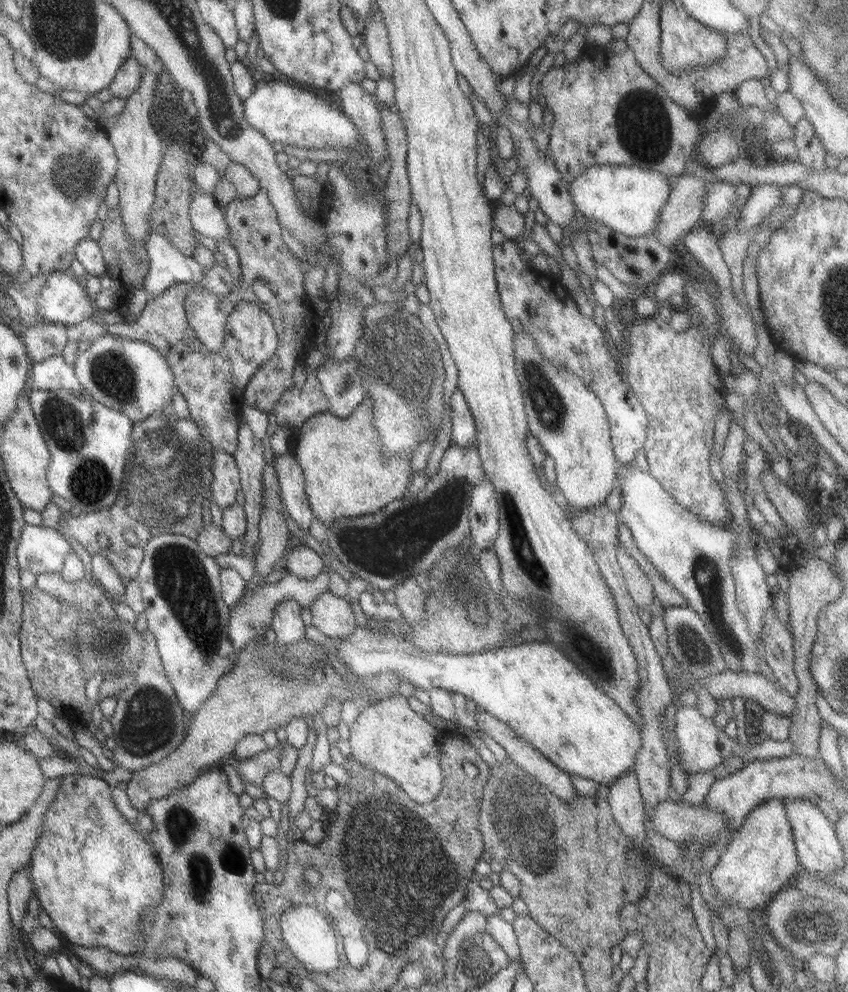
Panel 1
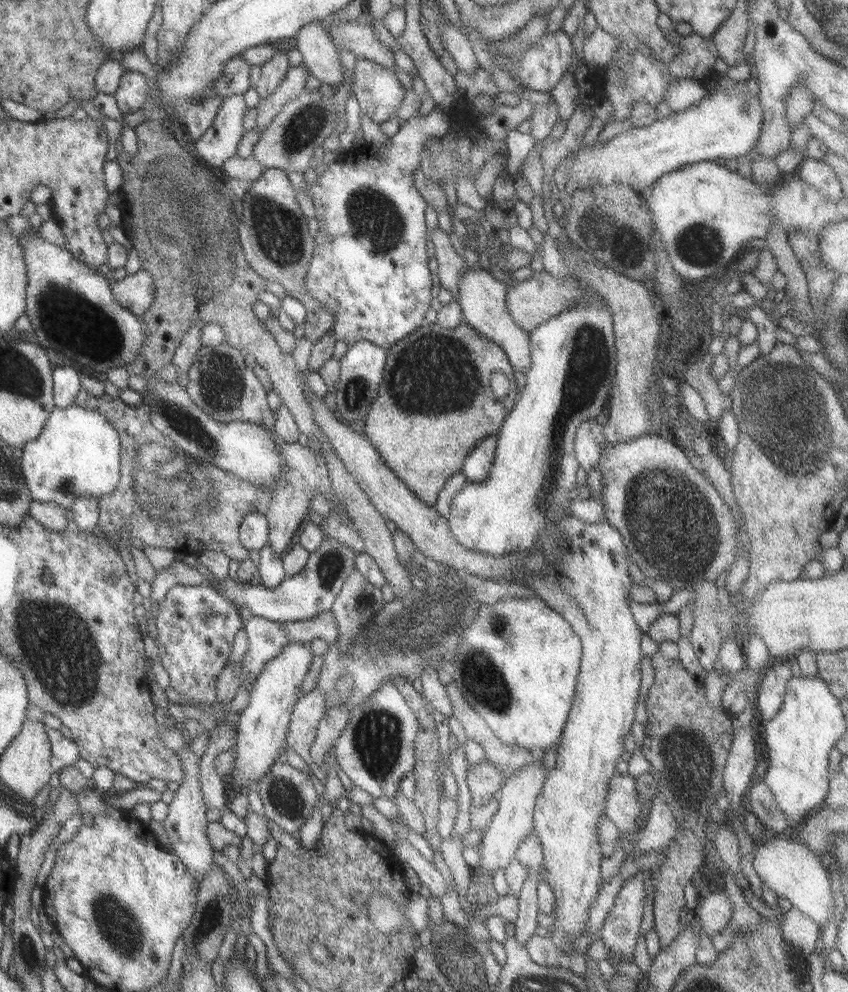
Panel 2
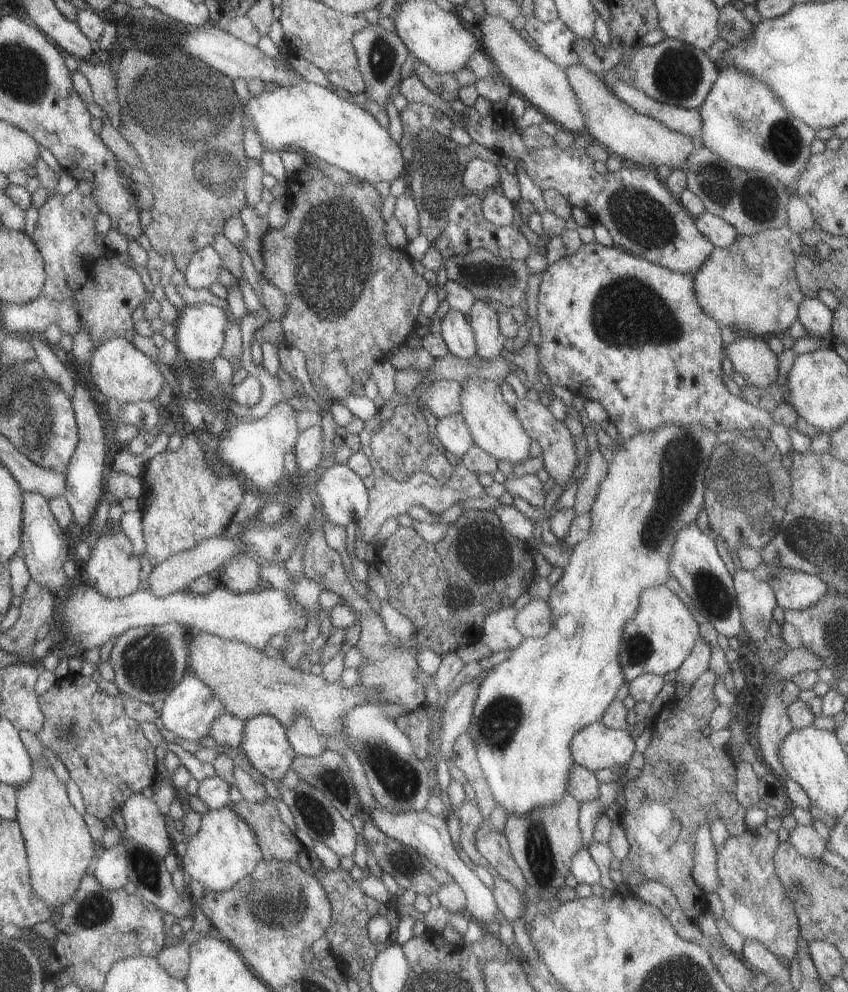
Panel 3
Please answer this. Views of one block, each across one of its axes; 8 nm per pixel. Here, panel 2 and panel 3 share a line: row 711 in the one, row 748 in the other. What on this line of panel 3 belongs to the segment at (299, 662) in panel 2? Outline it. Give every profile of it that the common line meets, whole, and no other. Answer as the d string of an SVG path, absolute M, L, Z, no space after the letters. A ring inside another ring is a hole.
M259 714L243 721L239 749L249 764L272 782L279 782L290 768L294 752L285 738L286 727L272 716Z

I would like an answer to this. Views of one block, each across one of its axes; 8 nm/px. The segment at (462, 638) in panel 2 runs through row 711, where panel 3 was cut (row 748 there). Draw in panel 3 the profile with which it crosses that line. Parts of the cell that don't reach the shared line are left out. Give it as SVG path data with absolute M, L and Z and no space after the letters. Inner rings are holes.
M661 424L661 426L651 428L647 432L639 432L639 434L631 436L625 441L619 441L614 446L613 456L608 462L607 472L605 472L605 476L603 476L599 486L597 486L593 504L588 512L589 518L591 518L589 532L587 532L587 536L584 536L583 540L579 540L570 549L567 564L562 568L560 578L550 588L546 598L547 606L551 608L551 630L545 636L539 638L525 637L521 644L517 644L515 648L510 648L509 656L505 660L501 660L499 664L495 664L486 670L487 674L481 678L479 688L477 688L477 696L475 697L475 702L473 702L471 724L469 724L466 732L475 747L481 777L487 783L491 798L495 800L496 806L507 810L508 815L527 814L533 808L551 806L561 796L565 795L567 776L569 776L570 768L574 764L573 760L571 760L568 743L572 736L579 732L581 728L599 720L605 708L615 698L615 692L625 683L621 664L619 664L619 648L622 647L623 640L621 628L623 628L623 624L627 624L633 618L635 608L637 608L637 600L639 600L639 592L645 590L645 588L657 588L657 586L664 585L665 581L669 580L669 556L671 556L673 536L685 524L695 522L697 514L703 509L703 479L705 478L709 452L713 452L713 448L718 443L715 434L715 432L711 432L711 430L707 430L707 428L702 426L693 426L693 428L691 426L683 426L683 428L679 428L679 424Z

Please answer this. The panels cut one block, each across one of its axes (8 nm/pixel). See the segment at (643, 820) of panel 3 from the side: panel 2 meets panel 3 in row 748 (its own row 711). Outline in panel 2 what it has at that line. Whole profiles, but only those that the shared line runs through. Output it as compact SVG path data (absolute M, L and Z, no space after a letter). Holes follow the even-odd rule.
M659 651L655 652L650 658L650 665L653 669L651 677L651 686L645 695L643 706L646 712L646 721L644 722L644 735L641 746L639 747L643 758L649 762L650 772L643 773L635 779L635 788L639 803L641 803L641 821L643 826L646 824L648 813L651 807L651 801L656 794L663 790L660 788L651 774L657 772L666 780L668 791L672 794L673 800L679 804L681 815L683 815L683 824L677 826L675 838L661 848L659 852L663 858L657 864L655 878L653 878L653 927L652 929L658 935L660 949L663 950L669 942L680 934L679 912L684 908L683 888L689 882L695 882L695 874L699 872L700 866L706 864L703 858L703 849L705 844L710 842L708 833L709 824L709 806L715 802L717 796L723 794L724 788L721 788L721 772L724 771L724 764L728 757L728 750L732 741L734 730L731 728L731 716L721 709L711 708L706 701L704 689L697 686L694 675L688 673L681 665L680 661L667 660Z

